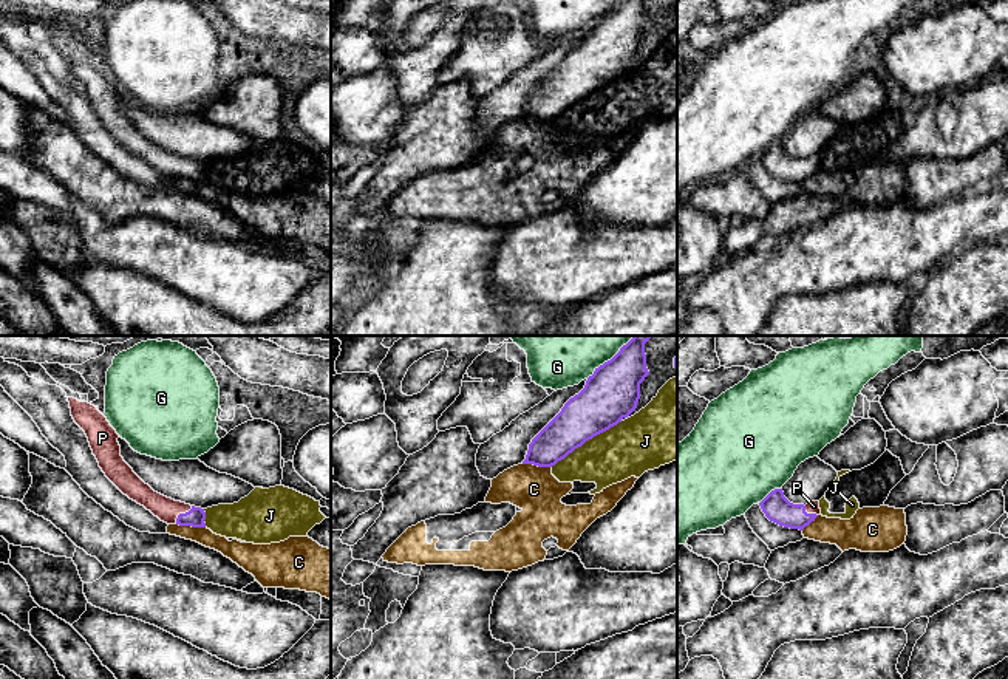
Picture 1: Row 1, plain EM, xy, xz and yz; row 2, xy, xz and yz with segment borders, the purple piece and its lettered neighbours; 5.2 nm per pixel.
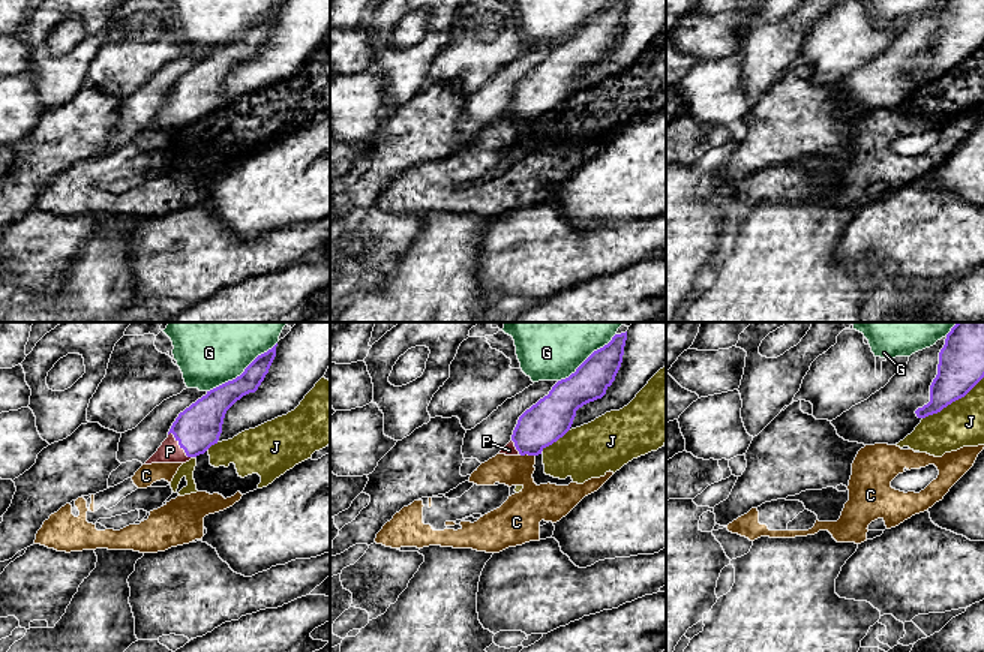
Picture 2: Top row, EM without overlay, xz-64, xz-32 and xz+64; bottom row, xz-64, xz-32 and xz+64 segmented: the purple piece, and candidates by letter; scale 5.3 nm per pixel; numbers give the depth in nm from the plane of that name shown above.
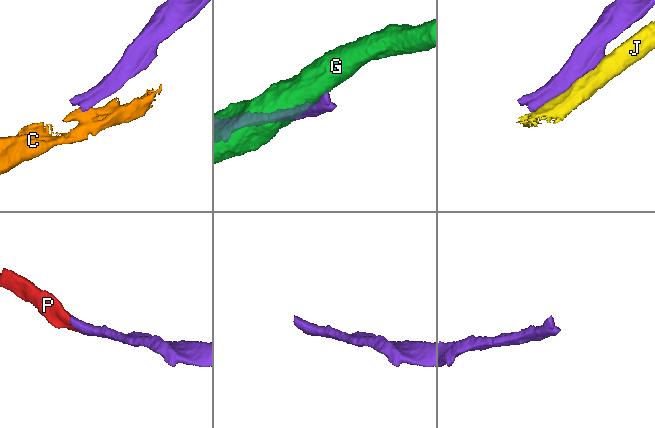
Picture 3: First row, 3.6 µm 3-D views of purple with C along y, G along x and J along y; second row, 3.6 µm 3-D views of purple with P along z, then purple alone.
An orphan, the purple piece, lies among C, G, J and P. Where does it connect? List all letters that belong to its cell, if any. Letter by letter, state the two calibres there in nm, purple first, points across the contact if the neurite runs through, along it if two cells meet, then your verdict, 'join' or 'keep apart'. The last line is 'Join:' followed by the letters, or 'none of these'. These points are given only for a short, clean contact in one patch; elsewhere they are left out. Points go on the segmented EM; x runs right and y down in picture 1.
C: 200/240 nm | along xz (521, 463), (551, 467) | keep apart
G: 140/500 nm | keep apart
J: 260/280 nm | keep apart
P: 100/120 nm | across xy (195, 517), (181, 514), (166, 509) | join
Join: P

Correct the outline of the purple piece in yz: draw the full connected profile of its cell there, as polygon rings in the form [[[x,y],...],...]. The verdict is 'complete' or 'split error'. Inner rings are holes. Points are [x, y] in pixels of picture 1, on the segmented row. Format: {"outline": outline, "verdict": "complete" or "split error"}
{"outline": [[[782,489],[771,490],[759,506],[770,521],[799,531],[821,515],[819,501],[810,501],[805,506],[793,504],[784,496]]], "verdict": "split error"}

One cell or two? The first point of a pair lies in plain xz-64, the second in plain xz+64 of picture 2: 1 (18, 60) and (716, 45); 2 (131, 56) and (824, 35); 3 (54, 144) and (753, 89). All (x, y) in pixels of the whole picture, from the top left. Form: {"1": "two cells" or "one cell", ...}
{"1": "one cell", "2": "one cell", "3": "two cells"}

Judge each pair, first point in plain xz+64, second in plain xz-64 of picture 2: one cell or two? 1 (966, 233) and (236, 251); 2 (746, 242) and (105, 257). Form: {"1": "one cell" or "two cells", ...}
{"1": "one cell", "2": "one cell"}

